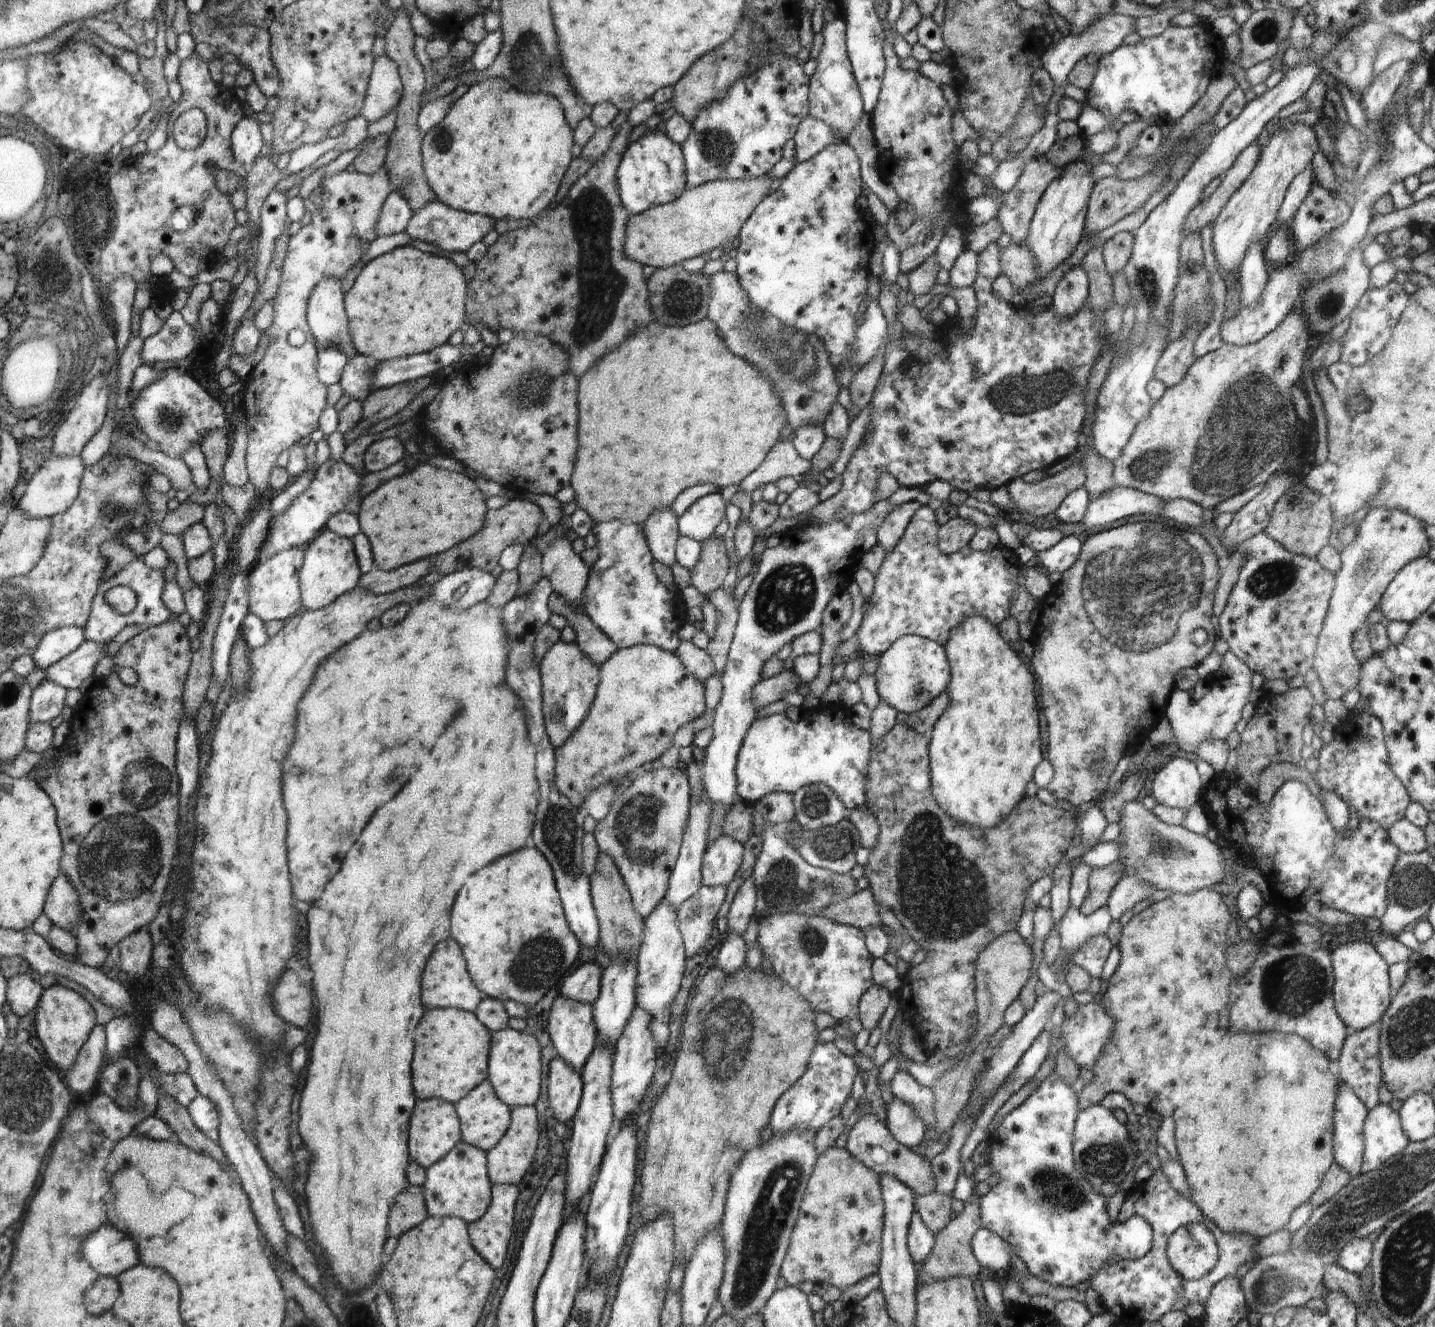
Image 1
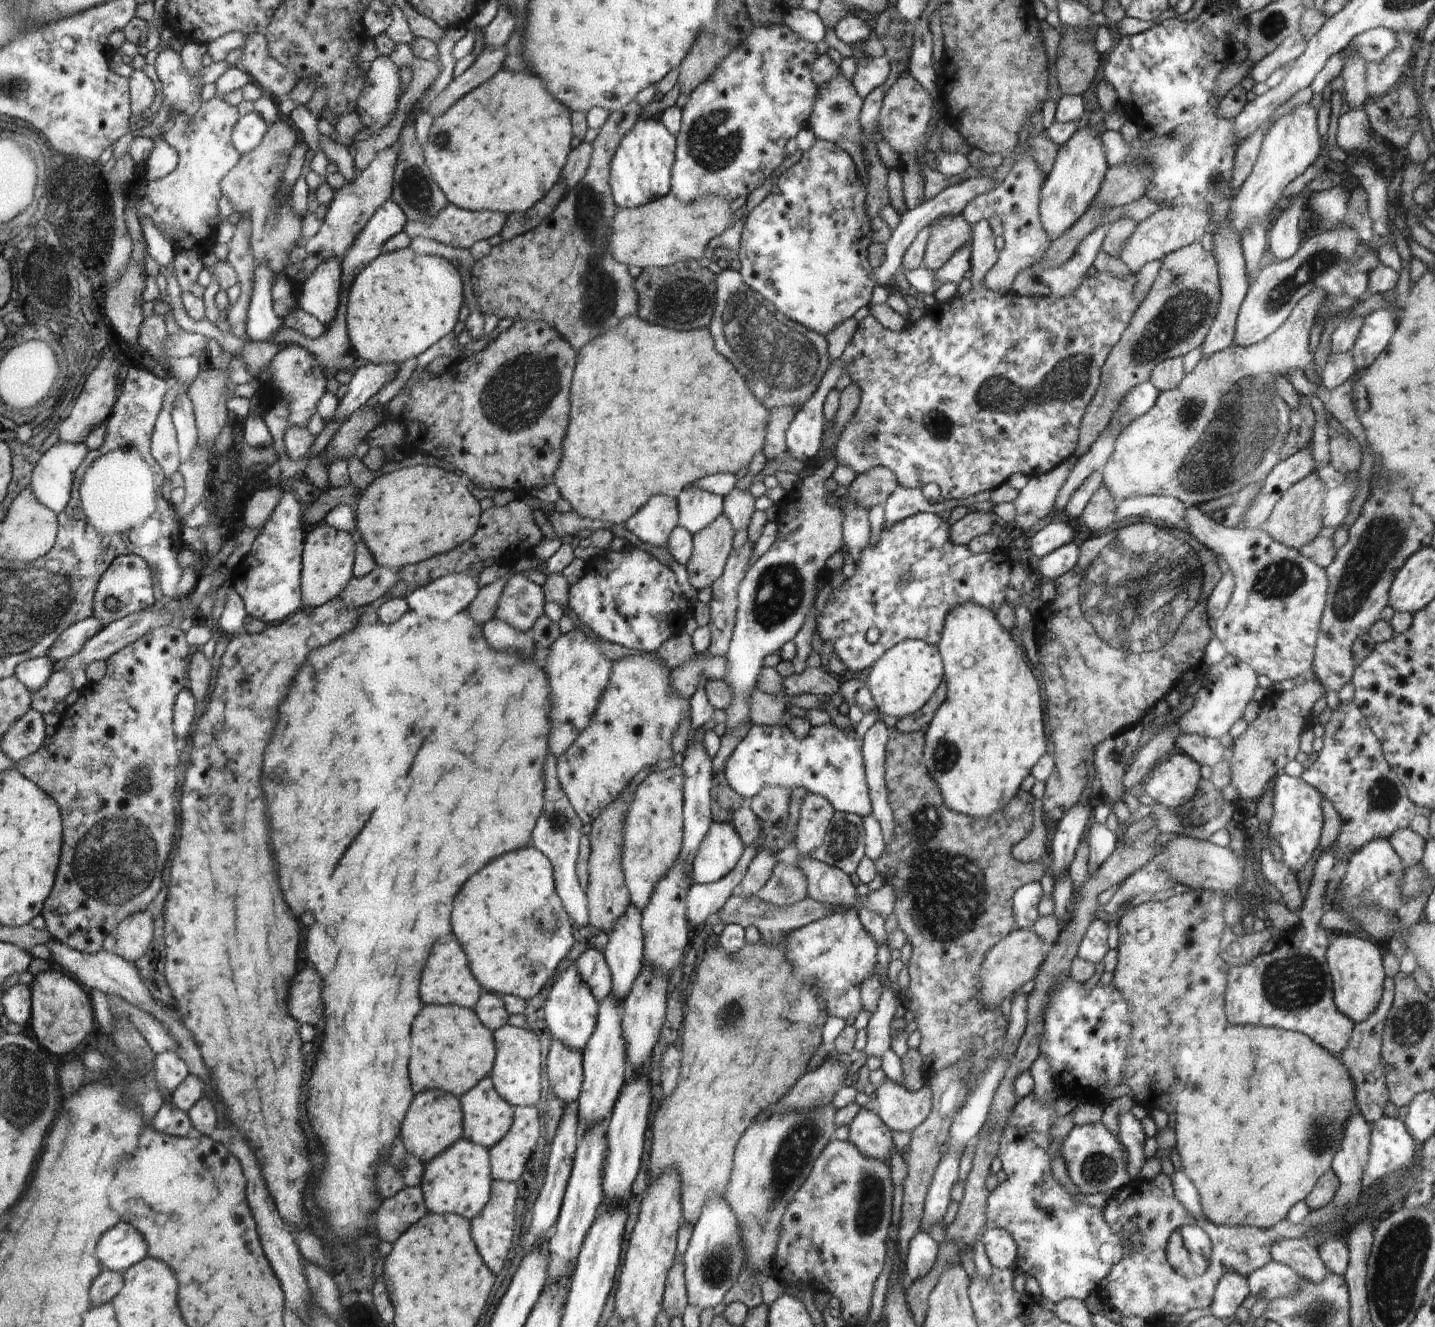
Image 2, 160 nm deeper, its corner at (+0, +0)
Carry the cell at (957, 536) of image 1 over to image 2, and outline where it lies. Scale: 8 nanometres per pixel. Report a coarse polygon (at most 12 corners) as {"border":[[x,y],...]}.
{"border":[[971,511],[950,524],[951,541],[967,546],[992,533],[991,512]]}

